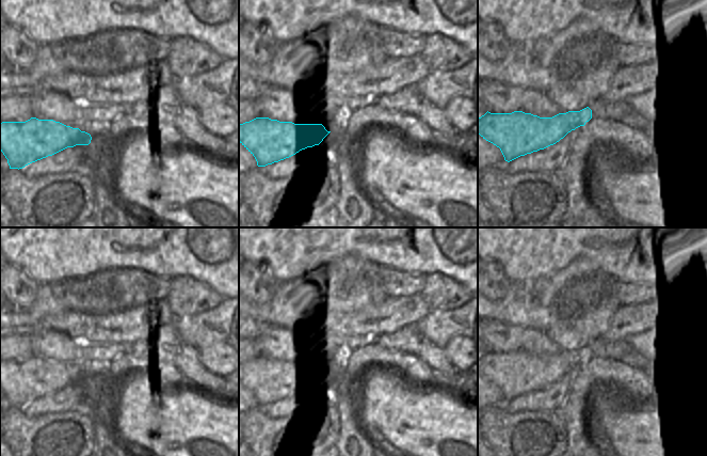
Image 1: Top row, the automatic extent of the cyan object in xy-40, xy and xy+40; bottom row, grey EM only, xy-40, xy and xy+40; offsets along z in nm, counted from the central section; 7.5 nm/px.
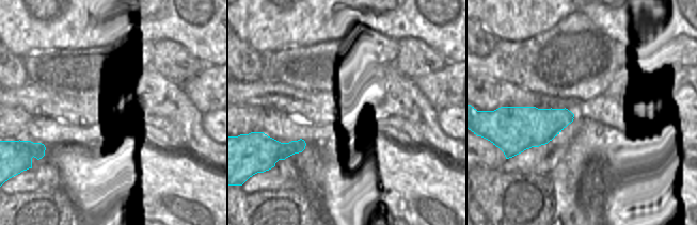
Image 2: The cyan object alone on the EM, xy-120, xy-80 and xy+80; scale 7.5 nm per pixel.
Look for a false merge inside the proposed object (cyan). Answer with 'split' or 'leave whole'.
leave whole

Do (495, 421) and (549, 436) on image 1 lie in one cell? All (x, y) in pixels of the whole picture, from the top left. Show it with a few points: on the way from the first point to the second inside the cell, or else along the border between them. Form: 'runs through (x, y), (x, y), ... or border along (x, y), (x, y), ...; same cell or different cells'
runs through (509, 435), (535, 436); same cell

